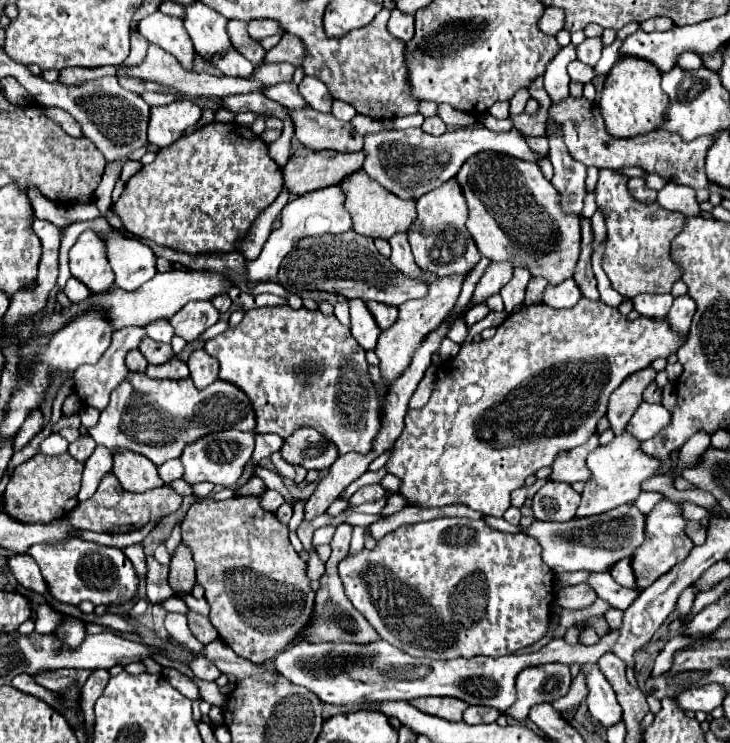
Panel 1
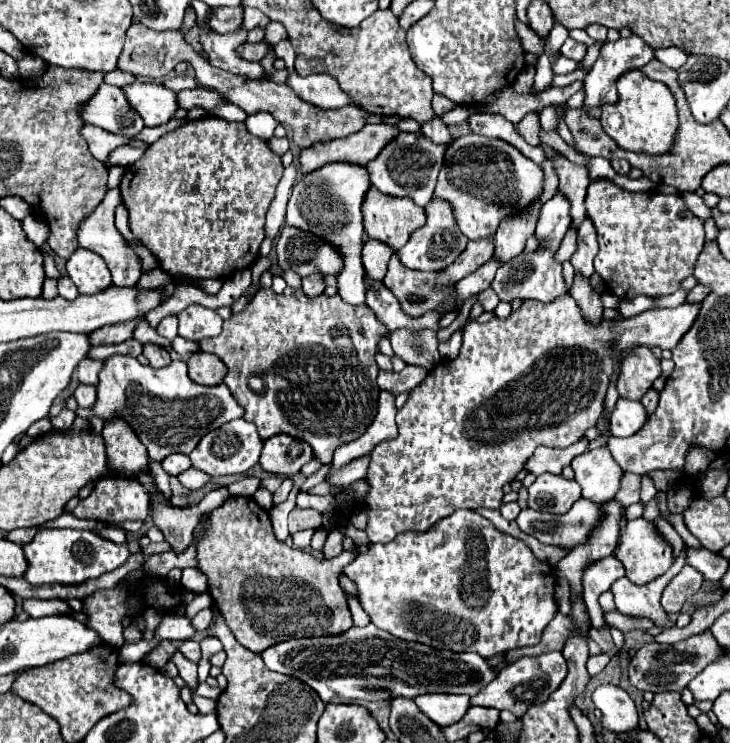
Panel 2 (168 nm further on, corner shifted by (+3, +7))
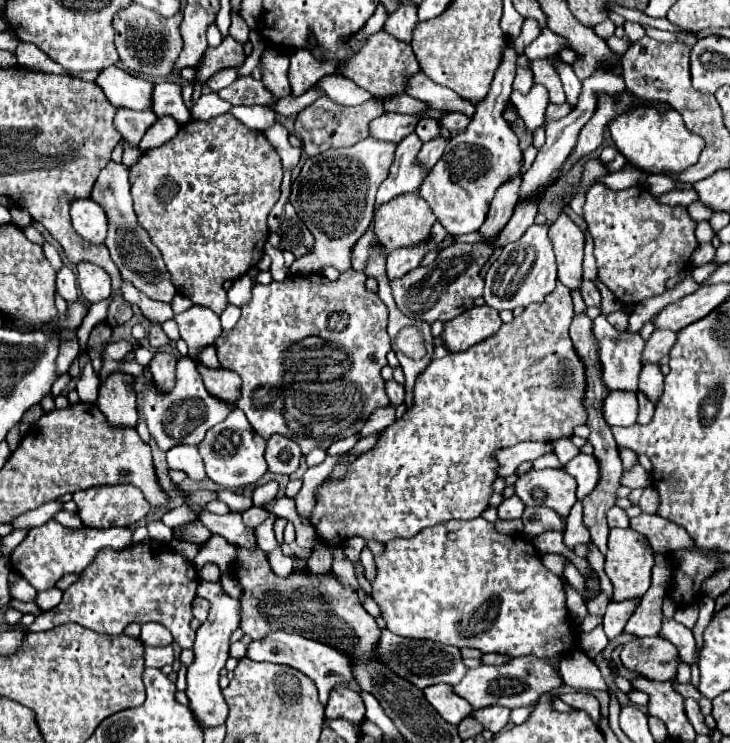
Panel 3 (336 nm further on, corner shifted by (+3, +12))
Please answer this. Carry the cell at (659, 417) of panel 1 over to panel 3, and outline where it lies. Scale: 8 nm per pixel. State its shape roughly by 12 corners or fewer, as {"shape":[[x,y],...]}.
{"shape":[[634,392],[604,398],[608,426],[632,426],[638,416]]}

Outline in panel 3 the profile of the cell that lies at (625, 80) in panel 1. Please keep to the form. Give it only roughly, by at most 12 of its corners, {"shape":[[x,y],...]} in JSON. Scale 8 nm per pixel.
{"shape":[[676,110],[622,112],[608,128],[630,166],[680,172],[704,140]]}

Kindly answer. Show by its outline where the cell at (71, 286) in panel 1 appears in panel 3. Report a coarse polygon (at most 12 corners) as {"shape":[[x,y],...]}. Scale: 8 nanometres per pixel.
{"shape":[[62,266],[56,278],[58,294],[66,302],[78,298],[76,276]]}

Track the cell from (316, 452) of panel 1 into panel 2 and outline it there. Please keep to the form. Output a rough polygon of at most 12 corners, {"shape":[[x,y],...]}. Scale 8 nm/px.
{"shape":[[286,433],[264,441],[260,465],[294,475],[314,459],[310,445]]}

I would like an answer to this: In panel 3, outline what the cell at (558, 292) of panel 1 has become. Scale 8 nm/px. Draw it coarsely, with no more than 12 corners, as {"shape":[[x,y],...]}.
{"shape":[[530,226],[486,272],[500,310],[542,302],[556,286],[548,226]]}

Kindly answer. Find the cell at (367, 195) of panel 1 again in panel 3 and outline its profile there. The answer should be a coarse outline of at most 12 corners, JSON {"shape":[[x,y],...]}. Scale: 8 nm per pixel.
{"shape":[[402,194],[376,212],[376,236],[392,252],[430,238],[422,196]]}

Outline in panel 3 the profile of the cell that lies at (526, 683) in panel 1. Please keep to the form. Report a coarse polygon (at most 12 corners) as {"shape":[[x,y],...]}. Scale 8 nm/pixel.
{"shape":[[534,656],[470,668],[452,692],[474,710],[530,706],[562,684]]}

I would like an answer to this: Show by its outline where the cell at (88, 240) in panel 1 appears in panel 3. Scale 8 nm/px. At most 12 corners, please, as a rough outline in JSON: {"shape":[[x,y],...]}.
{"shape":[[78,264],[78,286],[88,302],[110,296],[110,276]]}

